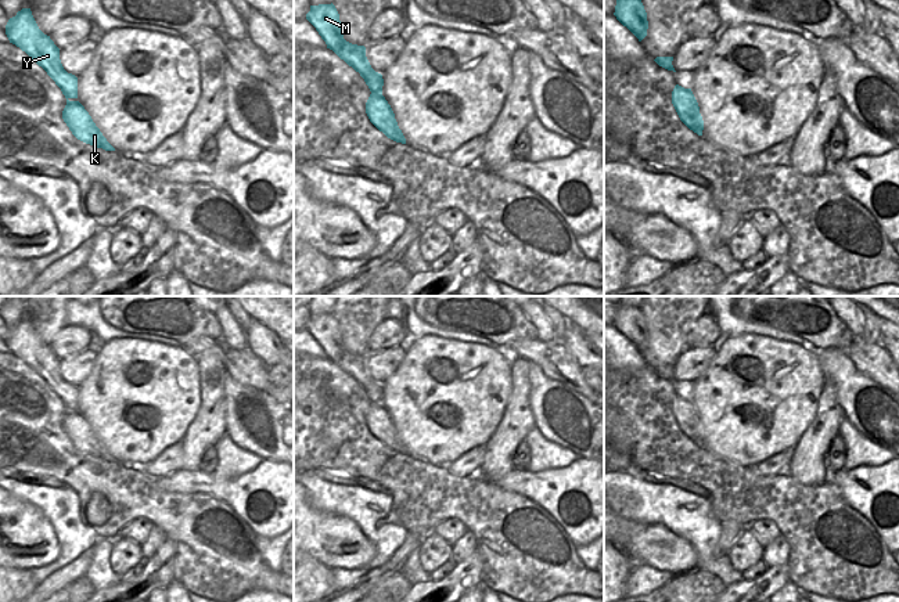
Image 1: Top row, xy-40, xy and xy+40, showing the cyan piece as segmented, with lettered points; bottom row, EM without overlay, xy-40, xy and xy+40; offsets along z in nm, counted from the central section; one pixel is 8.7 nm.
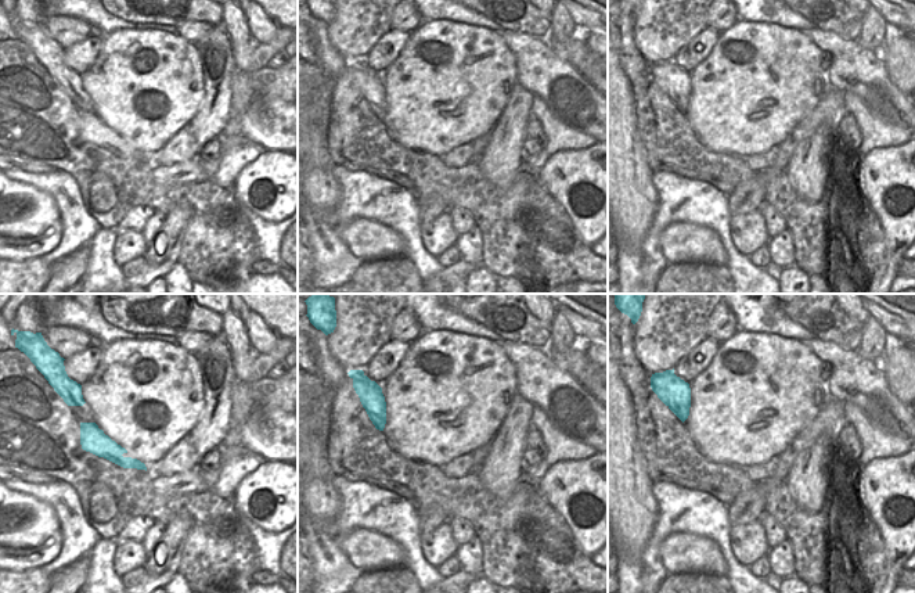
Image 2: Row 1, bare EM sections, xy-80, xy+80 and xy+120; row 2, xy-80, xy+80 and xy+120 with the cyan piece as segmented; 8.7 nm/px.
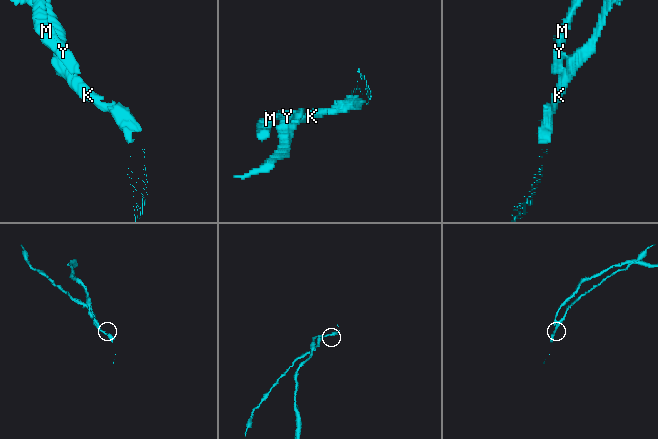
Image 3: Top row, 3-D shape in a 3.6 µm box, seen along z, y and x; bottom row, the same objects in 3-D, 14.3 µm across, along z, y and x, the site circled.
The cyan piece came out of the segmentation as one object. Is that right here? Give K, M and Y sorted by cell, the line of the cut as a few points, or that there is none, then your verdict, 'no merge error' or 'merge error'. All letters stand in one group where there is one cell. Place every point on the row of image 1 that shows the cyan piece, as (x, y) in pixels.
K / M Y; cut in xy along (371, 92), (381, 94); merge error

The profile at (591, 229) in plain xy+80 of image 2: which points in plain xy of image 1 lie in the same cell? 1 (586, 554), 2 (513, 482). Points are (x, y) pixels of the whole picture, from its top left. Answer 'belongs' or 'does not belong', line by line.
1: does not belong
2: belongs

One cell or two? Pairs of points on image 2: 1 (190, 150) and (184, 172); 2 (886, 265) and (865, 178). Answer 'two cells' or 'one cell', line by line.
1: two cells
2: one cell

